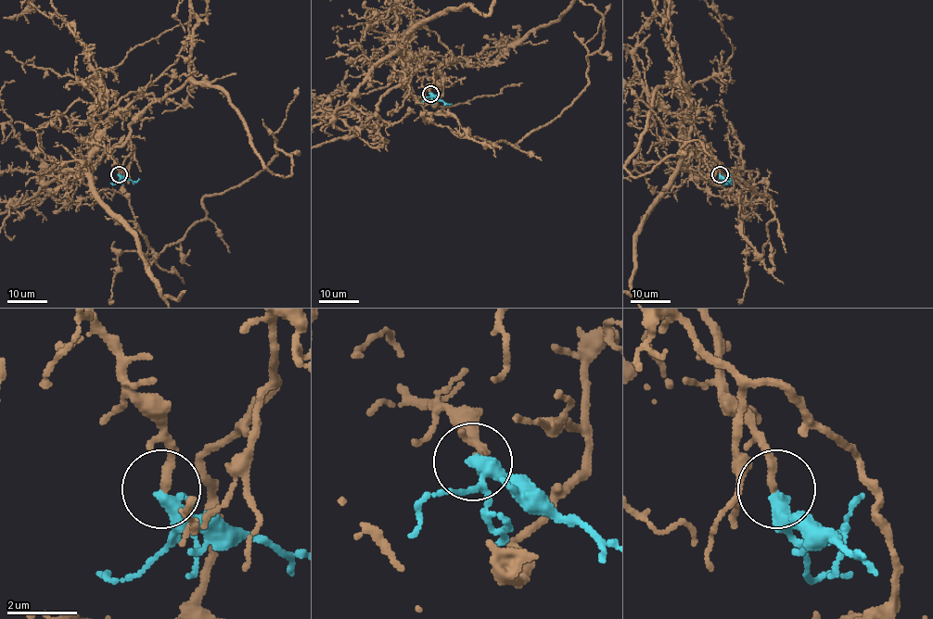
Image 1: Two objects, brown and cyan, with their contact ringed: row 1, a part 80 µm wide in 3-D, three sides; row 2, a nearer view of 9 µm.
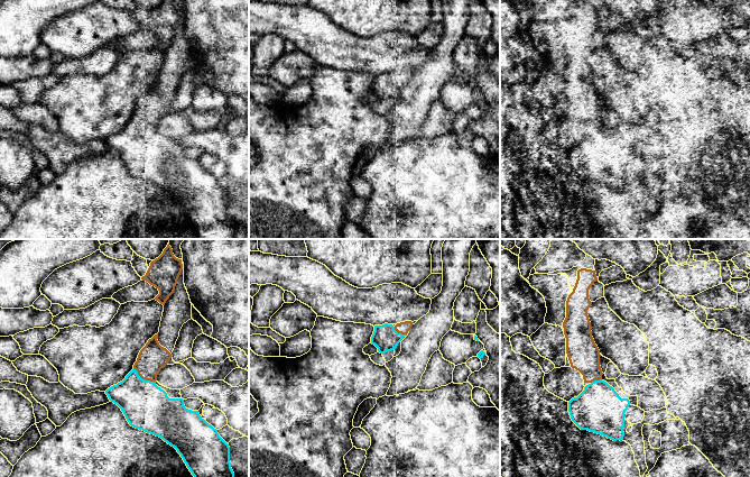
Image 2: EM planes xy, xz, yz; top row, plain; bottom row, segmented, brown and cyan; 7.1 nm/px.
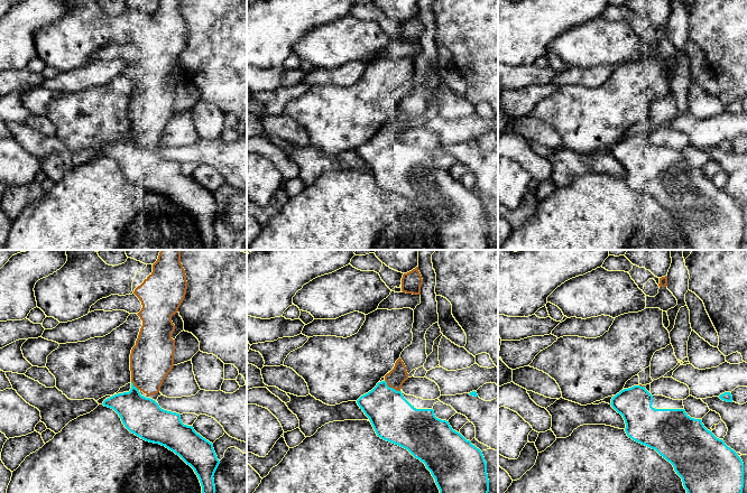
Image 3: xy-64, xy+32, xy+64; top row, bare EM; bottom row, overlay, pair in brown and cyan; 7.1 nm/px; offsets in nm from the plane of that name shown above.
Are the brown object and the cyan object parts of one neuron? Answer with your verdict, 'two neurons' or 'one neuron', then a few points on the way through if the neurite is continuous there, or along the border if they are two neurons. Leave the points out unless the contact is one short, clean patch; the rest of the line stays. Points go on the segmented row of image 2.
one neuron

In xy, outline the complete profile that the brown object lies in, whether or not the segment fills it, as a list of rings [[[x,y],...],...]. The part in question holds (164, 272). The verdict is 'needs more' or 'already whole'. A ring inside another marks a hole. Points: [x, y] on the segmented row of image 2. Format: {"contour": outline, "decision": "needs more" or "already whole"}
{"contour": [[[168,244],[163,254],[150,263],[146,275],[141,279],[159,291],[159,294],[154,300],[165,305],[175,291],[182,269],[182,259],[174,256],[173,249]]], "decision": "already whole"}

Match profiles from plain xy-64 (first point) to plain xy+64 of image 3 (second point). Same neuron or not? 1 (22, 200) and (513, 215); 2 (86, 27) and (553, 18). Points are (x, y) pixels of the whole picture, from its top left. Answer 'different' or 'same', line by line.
1: same
2: different

